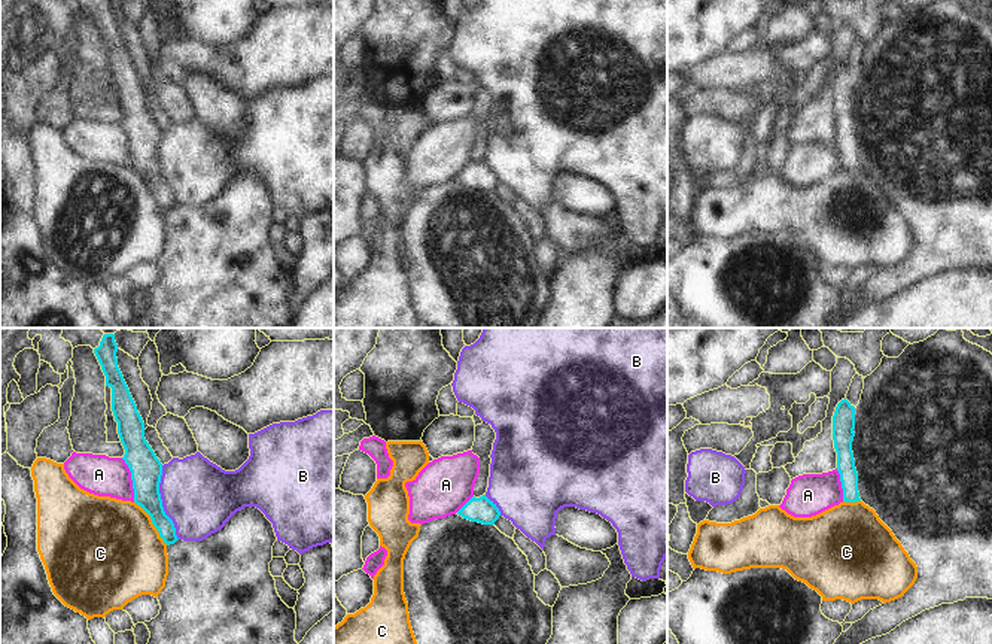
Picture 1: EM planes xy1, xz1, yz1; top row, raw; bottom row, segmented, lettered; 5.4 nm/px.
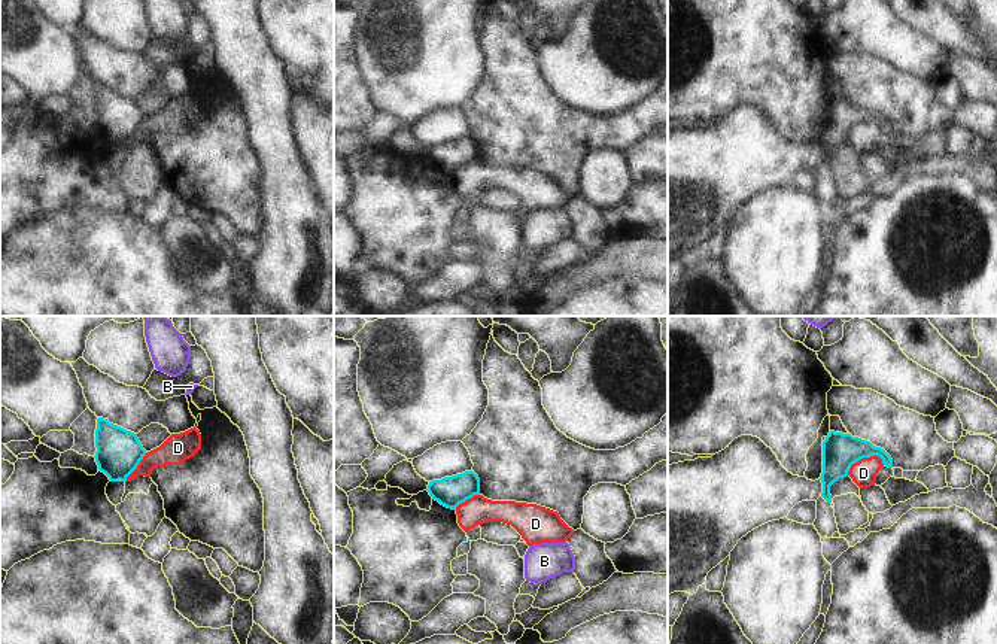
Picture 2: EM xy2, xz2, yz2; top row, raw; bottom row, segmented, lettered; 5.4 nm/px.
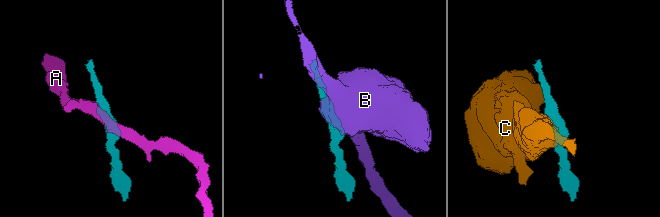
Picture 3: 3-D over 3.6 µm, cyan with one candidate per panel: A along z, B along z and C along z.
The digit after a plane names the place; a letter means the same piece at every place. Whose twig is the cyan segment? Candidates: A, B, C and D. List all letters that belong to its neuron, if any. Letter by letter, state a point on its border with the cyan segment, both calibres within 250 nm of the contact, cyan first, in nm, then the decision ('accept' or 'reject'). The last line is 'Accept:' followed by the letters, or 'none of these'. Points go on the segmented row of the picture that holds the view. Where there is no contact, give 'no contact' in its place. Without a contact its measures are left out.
A: xy1 (131, 479) | 170/220 nm | reject
B: xy1 (161, 503) | 170/380 nm | reject
C: xy1 (152, 522) | 160/500 nm | reject
D: yz2 (862, 458) | 190/140 nm | reject
Accept: none of these

